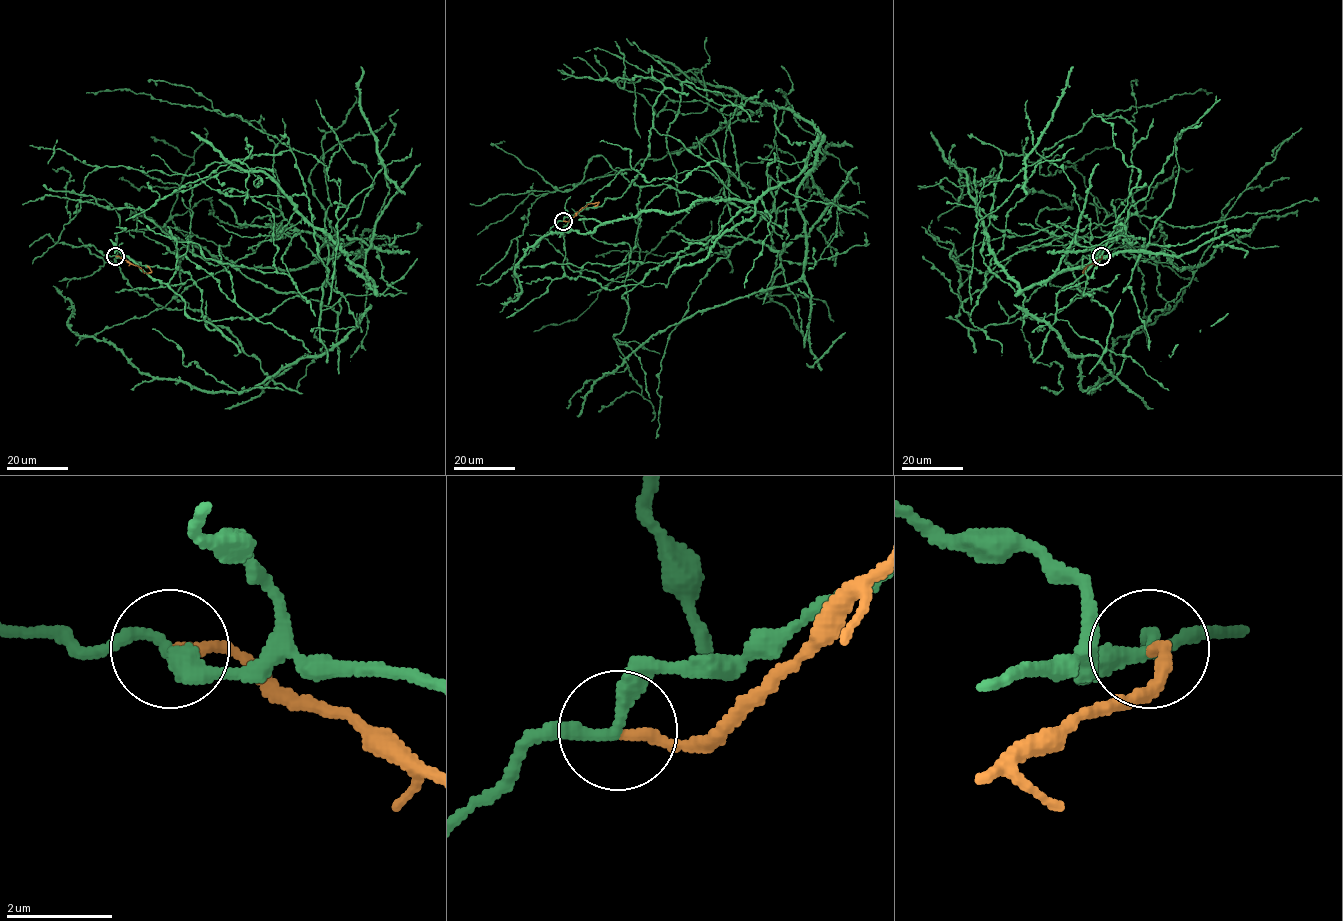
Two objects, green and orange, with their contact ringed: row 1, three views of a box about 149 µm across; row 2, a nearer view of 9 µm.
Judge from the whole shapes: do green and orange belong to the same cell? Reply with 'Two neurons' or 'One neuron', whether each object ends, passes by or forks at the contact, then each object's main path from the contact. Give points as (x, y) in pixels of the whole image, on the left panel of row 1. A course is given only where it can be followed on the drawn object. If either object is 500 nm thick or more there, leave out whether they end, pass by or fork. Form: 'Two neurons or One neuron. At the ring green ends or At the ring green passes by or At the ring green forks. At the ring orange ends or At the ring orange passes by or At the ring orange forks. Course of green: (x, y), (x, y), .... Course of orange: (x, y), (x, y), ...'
Two neurons. At the ring green passes by. At the ring orange ends. Course of green: (115, 256), (375, 289), (171, 220), (307, 355), (211, 392), (53, 285). Course of orange: (115, 256), (149, 273), (147, 265)

